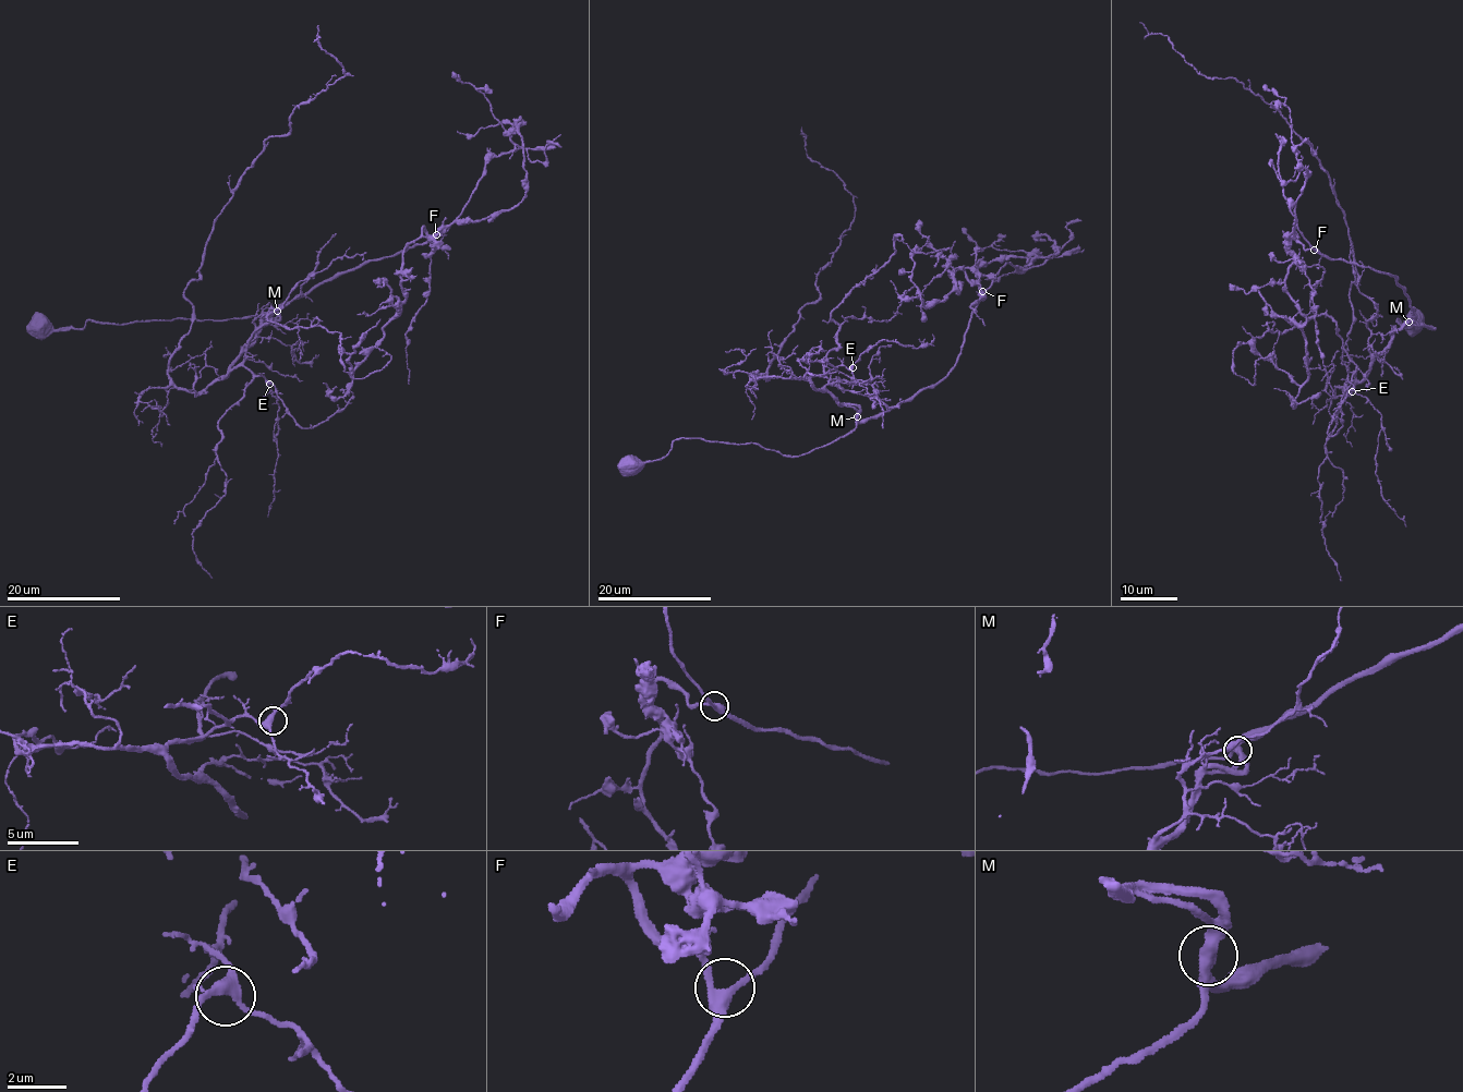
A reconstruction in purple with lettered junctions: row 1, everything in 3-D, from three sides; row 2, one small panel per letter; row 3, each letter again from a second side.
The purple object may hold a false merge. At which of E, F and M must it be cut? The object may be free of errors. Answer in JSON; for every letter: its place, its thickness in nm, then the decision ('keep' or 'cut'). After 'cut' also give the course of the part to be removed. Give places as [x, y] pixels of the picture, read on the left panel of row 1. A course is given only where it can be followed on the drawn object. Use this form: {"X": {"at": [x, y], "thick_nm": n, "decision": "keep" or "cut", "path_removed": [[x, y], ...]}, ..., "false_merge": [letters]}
{"E": {"at": [269, 384], "thick_nm": 320, "decision": "keep"}, "F": {"at": [436, 234], "thick_nm": 360, "decision": "keep"}, "M": {"at": [277, 311], "thick_nm": 320, "decision": "keep"}, "false_merge": []}

